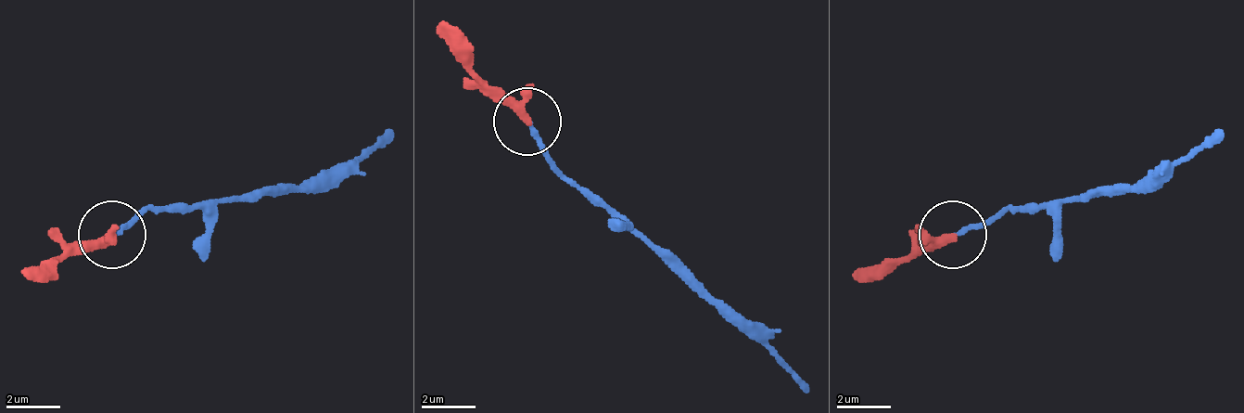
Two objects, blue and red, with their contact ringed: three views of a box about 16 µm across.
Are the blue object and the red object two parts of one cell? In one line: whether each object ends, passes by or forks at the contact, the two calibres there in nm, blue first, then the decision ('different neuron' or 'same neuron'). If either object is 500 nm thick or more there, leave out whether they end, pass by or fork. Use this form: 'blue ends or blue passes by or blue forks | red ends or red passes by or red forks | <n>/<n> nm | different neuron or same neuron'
blue ends | red passes by | 170/260 nm | same neuron

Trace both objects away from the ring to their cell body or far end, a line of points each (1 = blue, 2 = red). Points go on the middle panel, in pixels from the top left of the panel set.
1: (532, 122), (559, 170), (734, 318), (808, 393)
2: (526, 122), (437, 21)

